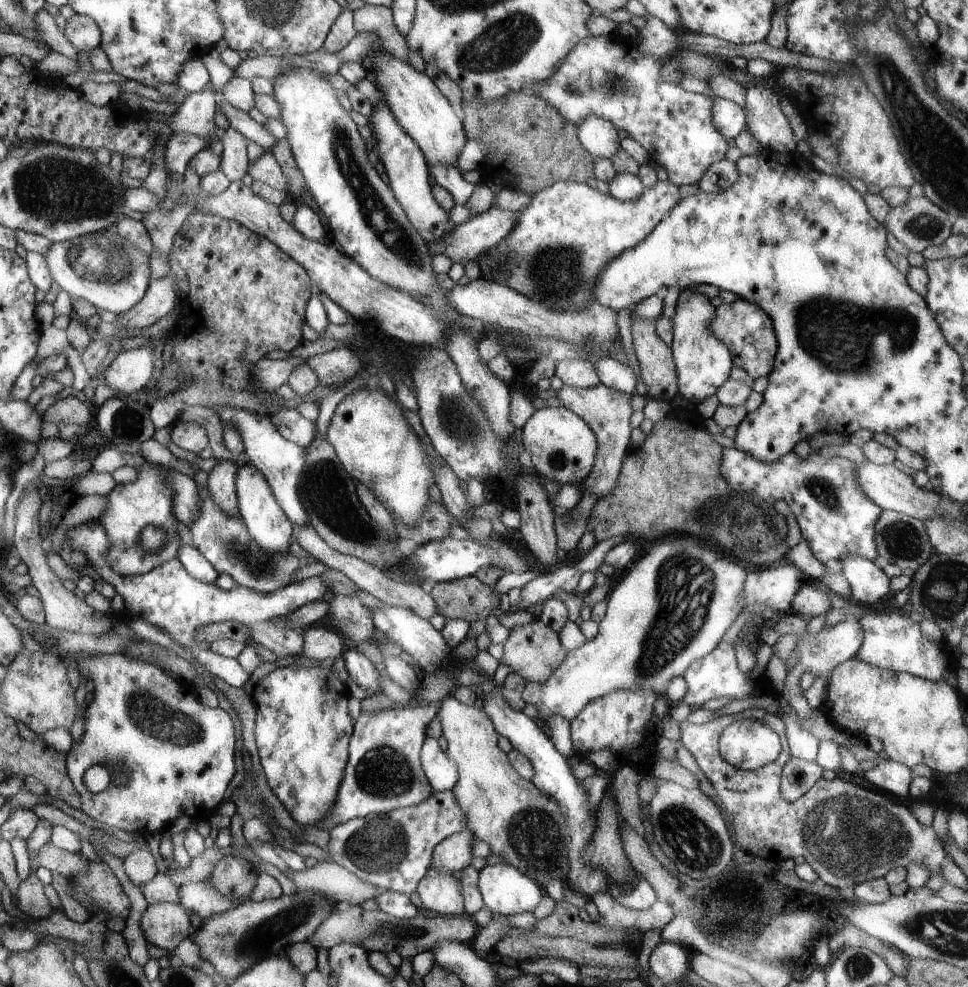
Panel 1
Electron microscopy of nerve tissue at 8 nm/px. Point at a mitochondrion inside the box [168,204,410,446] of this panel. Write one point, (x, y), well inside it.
(238, 360)

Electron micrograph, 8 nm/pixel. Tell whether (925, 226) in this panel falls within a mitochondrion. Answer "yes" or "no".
yes

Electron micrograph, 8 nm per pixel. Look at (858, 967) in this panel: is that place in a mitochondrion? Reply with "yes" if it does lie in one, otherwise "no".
yes

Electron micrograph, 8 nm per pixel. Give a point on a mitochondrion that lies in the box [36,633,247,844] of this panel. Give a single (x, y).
(149, 712)

